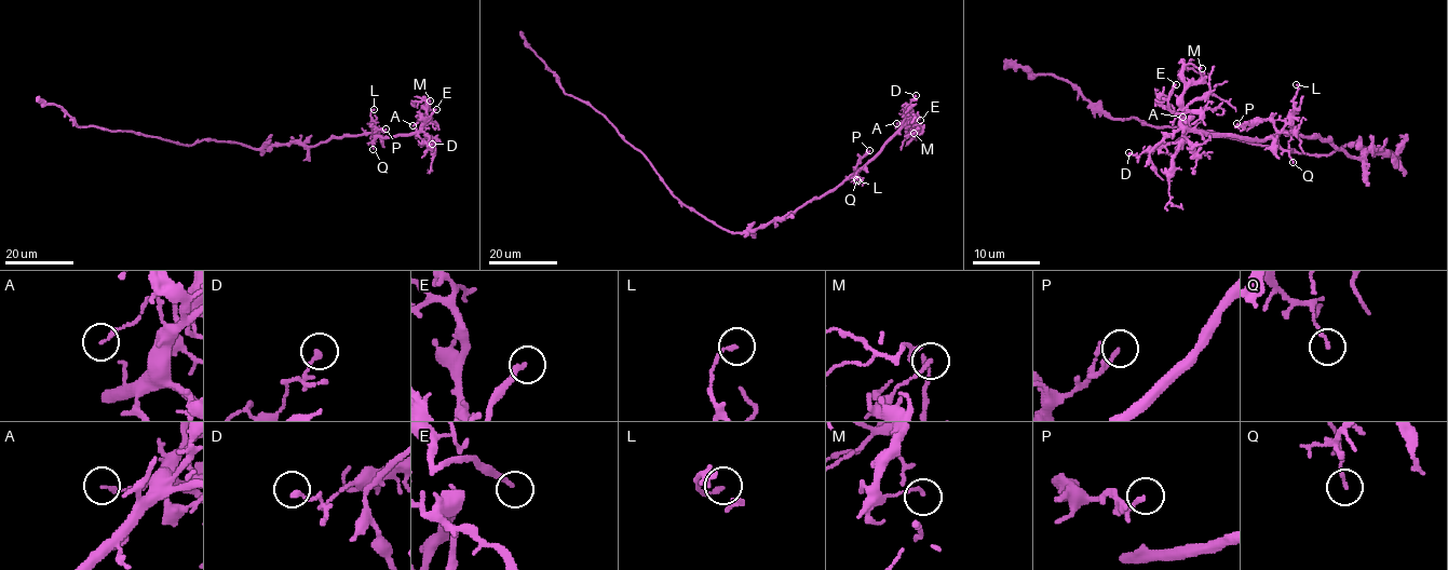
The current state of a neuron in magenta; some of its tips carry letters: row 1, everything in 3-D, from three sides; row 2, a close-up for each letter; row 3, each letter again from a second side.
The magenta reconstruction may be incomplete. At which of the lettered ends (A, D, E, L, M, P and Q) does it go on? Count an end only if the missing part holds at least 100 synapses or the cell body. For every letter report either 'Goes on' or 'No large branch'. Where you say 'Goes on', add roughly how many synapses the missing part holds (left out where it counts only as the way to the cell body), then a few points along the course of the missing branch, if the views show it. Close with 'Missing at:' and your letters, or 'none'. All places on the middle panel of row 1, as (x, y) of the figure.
A: No large branch
D: No large branch
E: Goes on. Course of what is missing: (920, 120), (924, 127), (921, 148), (938, 153), (938, 171), (948, 182), (961, 180)
L: No large branch
M: No large branch
P: No large branch
Q: No large branch
Missing at: E

